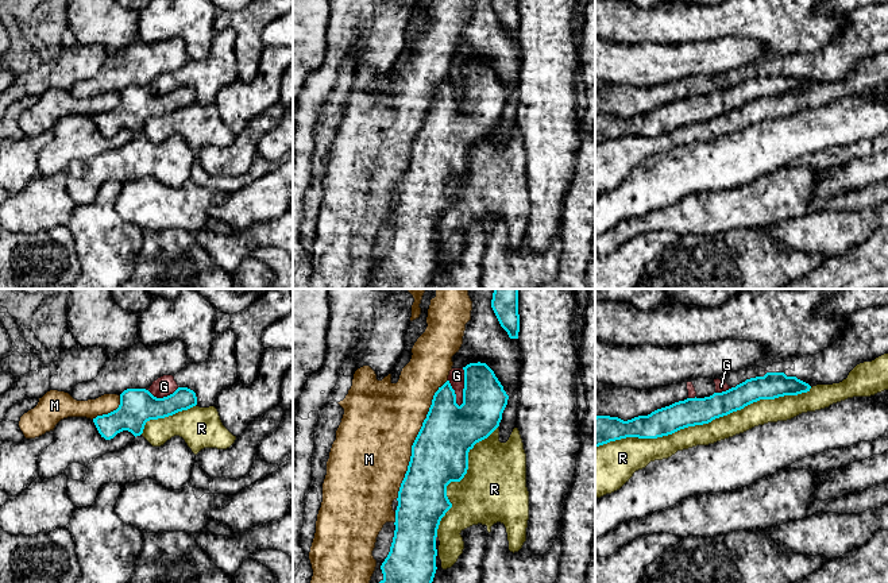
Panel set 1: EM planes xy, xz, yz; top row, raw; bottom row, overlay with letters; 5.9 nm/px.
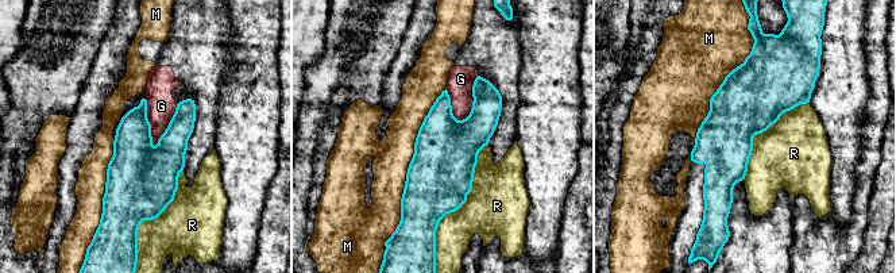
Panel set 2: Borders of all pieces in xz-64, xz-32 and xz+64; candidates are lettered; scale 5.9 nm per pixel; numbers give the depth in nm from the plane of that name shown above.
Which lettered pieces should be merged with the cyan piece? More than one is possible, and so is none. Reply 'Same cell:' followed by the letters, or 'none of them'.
Same cell: none of them

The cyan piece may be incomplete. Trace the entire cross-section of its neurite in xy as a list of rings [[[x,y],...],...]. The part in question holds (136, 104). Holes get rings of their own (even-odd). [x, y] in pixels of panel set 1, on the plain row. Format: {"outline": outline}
{"outline": [[[178,85],[173,92],[157,96],[146,86],[127,86],[120,92],[116,108],[97,113],[93,120],[105,138],[113,136],[123,128],[135,135],[143,131],[150,117],[165,116],[197,103],[196,90],[188,85]]]}

